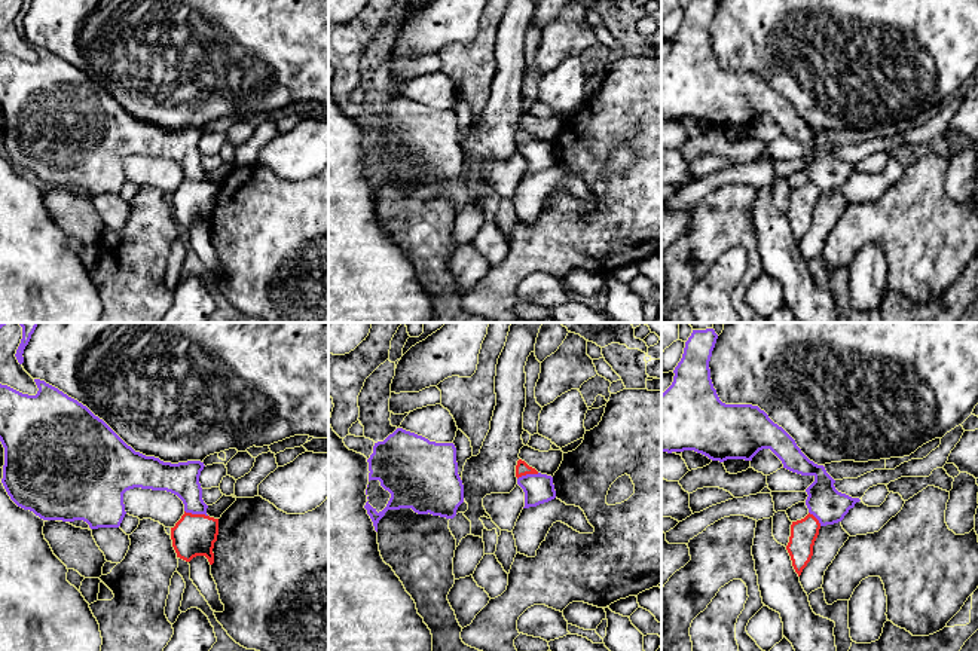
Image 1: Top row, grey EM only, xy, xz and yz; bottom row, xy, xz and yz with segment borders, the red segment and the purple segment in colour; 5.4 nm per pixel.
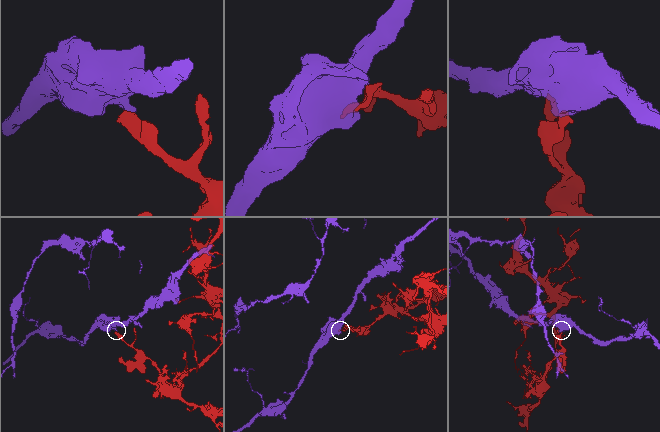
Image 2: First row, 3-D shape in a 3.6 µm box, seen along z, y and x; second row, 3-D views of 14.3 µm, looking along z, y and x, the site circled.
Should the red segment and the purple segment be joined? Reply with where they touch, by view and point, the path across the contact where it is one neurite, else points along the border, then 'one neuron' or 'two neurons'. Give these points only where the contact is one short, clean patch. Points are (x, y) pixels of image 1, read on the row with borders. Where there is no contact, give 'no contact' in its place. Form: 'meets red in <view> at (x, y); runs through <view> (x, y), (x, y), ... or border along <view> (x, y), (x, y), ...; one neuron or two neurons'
meets red in xy at (196, 515); border along xy (185, 510), (207, 516); two neurons

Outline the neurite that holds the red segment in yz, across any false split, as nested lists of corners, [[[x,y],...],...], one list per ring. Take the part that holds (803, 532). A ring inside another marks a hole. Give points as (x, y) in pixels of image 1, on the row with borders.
[[[810,513],[791,525],[791,537],[786,550],[798,577],[813,556],[813,545],[819,535],[819,529],[819,520]]]

